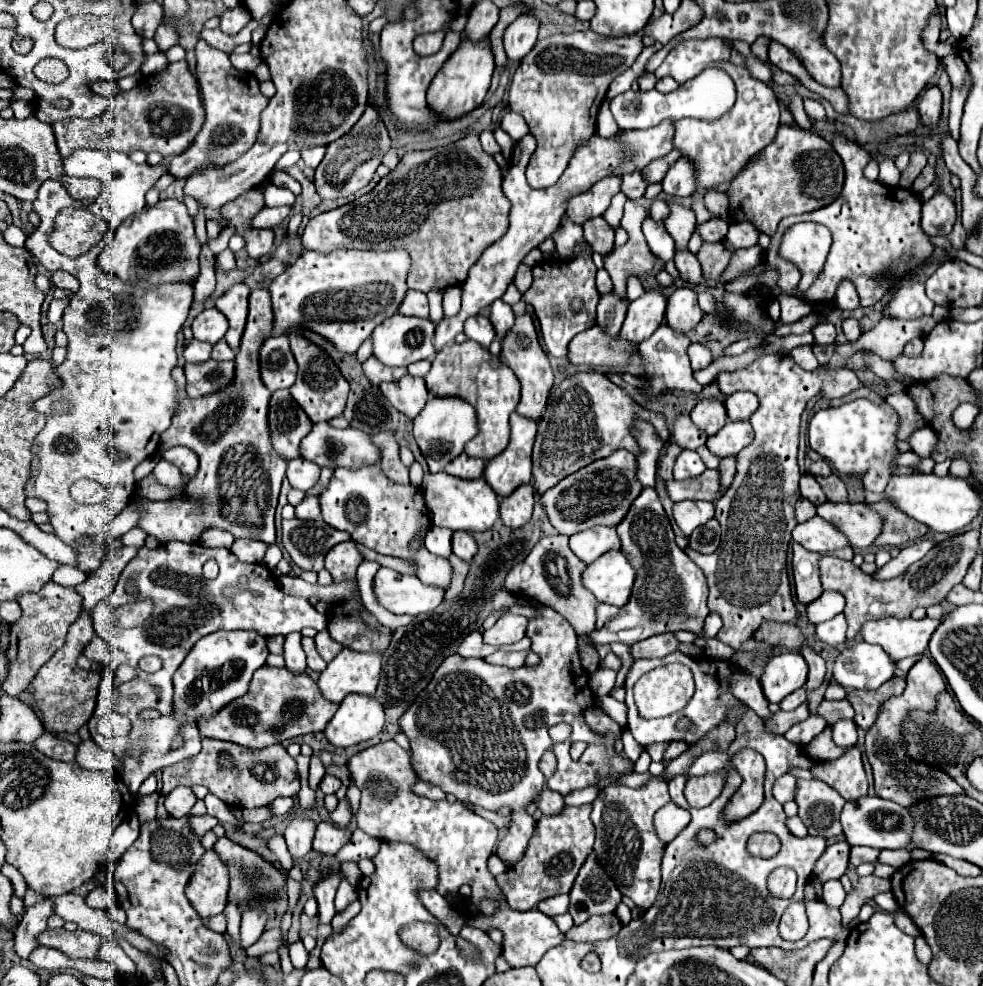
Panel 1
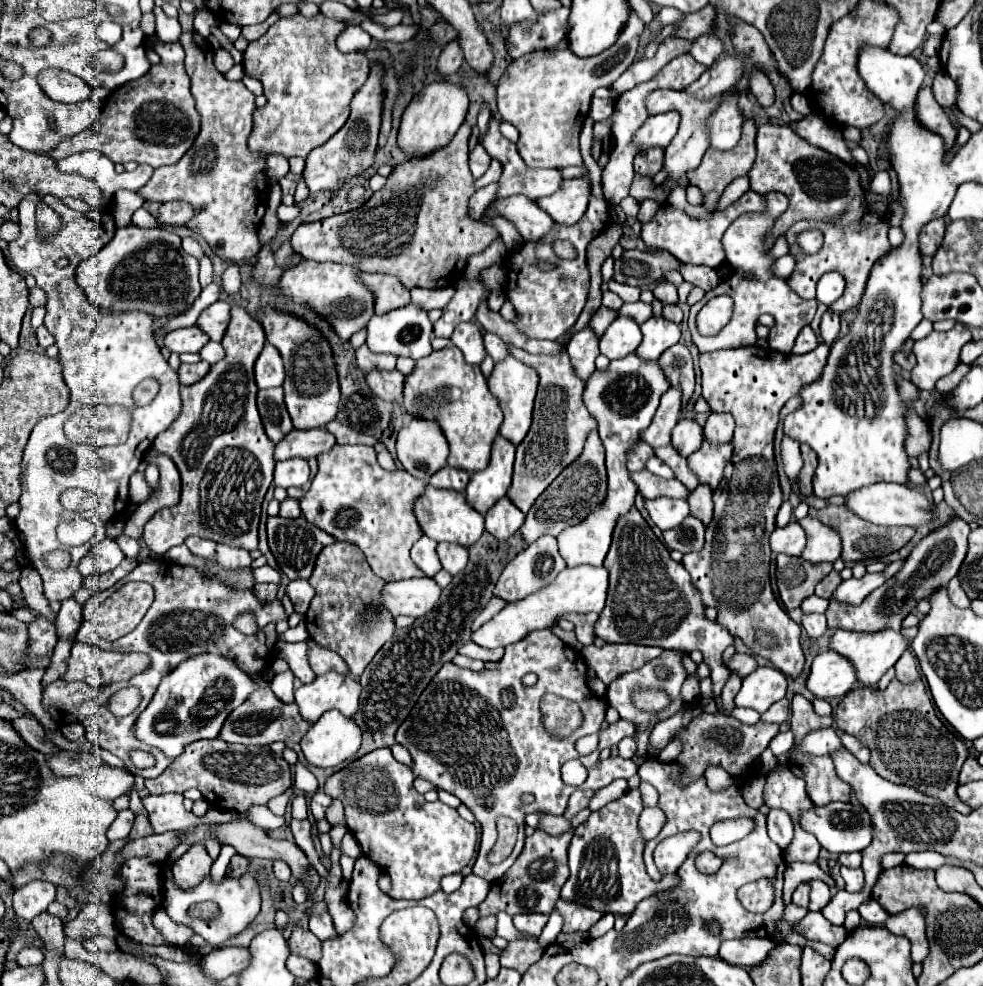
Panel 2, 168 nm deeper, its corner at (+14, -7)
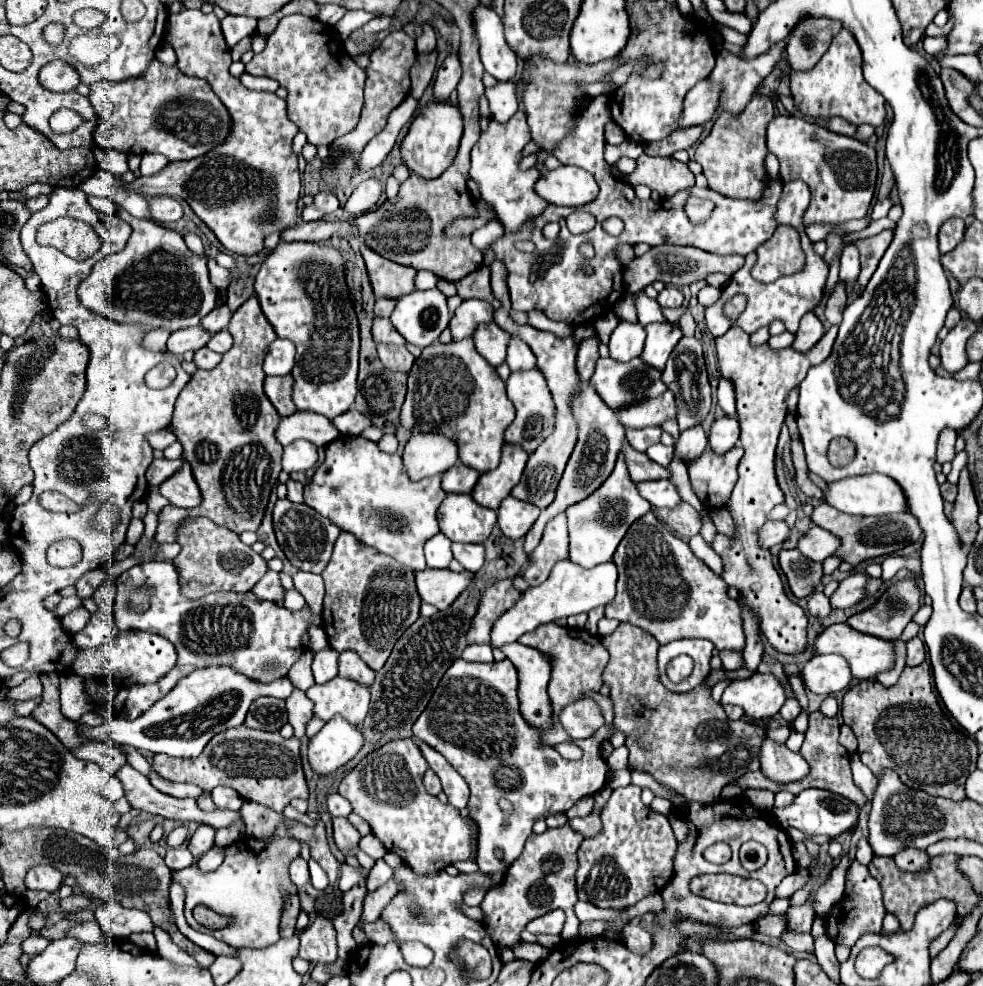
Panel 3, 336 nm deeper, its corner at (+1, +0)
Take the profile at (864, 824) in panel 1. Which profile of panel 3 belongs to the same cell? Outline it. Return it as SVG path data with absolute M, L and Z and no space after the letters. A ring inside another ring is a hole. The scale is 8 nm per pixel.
M808 788L808 790L802 790L794 802L788 806L788 808L782 808L782 810L776 810L772 808L772 818L782 826L782 828L798 828L800 832L804 834L810 834L810 836L816 836L816 834L826 834L830 838L836 838L844 832L852 832L858 824L858 812L860 808L850 802L848 798L840 796L840 794L834 794L834 792L828 792L828 790L814 790L814 788Z

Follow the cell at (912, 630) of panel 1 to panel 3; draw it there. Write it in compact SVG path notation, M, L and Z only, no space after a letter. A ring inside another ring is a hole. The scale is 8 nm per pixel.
M832 624L828 626L814 642L814 654L840 654L848 660L852 676L858 680L872 680L880 672L888 672L894 666L896 650L894 640L884 640L872 634L862 634L848 624Z

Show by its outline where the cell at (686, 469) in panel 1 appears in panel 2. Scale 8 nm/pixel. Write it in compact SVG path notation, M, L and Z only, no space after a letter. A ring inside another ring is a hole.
M655 455L647 459L645 467L647 467L653 475L659 475L659 477L665 477L665 479L671 479L671 477L673 477L673 471L671 471L671 469L661 461L661 459L657 459Z

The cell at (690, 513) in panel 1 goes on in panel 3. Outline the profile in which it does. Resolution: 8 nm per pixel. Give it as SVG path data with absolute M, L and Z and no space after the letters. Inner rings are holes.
M654 480L654 482L640 482L638 484L640 494L656 508L674 510L682 504L682 498L676 490L676 486L670 480Z

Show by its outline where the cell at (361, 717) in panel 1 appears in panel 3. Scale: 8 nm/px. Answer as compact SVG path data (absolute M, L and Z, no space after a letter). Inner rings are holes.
M334 716L328 720L322 730L310 738L308 760L314 772L332 774L346 762L350 762L360 748L364 746L362 726L350 724L344 716Z

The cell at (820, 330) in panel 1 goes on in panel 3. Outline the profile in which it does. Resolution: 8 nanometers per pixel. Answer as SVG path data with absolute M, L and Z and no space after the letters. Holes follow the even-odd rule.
M806 314L802 318L802 324L800 324L800 330L796 334L792 348L796 348L798 352L806 352L820 340L822 334L826 334L826 330L824 330L822 322L816 318L816 314Z

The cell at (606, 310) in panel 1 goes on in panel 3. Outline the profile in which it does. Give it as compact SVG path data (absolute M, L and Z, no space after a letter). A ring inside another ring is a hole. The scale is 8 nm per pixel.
M590 336L586 340L582 340L582 344L578 346L578 374L584 382L590 380L590 376L594 374L596 368L596 360L600 358L598 354L598 336Z

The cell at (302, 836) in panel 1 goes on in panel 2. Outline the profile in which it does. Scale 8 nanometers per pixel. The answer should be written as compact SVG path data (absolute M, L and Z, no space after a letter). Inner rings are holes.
M273 861L273 873L279 881L291 881L291 871L285 861Z

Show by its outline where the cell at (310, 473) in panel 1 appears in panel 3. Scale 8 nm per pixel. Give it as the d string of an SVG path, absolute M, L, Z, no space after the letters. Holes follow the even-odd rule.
M296 440L294 444L288 444L284 448L284 458L282 458L282 468L292 474L292 472L308 472L318 464L318 452L314 444L306 440Z

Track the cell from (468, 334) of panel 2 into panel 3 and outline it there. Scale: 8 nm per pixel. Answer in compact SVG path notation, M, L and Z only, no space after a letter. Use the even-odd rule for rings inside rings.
M488 322L488 324L480 324L474 332L474 344L476 350L492 364L492 366L500 366L506 358L506 344L508 344L508 332L504 332L502 328L496 326L496 322Z

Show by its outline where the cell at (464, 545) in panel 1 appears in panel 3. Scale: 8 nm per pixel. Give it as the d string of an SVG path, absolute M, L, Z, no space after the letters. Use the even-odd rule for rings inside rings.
M452 544L452 554L468 572L478 572L484 564L482 544Z

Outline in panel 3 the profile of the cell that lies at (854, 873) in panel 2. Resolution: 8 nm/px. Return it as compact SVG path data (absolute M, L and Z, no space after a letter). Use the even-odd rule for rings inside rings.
M852 862L848 868L848 878L856 888L856 898L842 898L826 918L828 922L828 936L836 944L844 946L854 946L856 940L866 934L866 932L880 932L882 930L882 920L884 920L884 902L882 902L882 890L878 880L868 872L868 866L862 866L860 862Z

